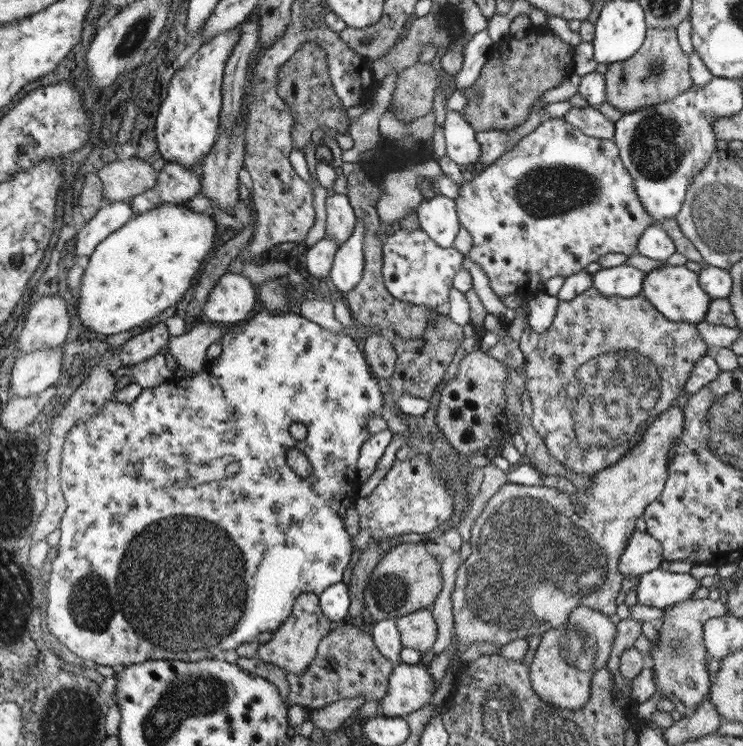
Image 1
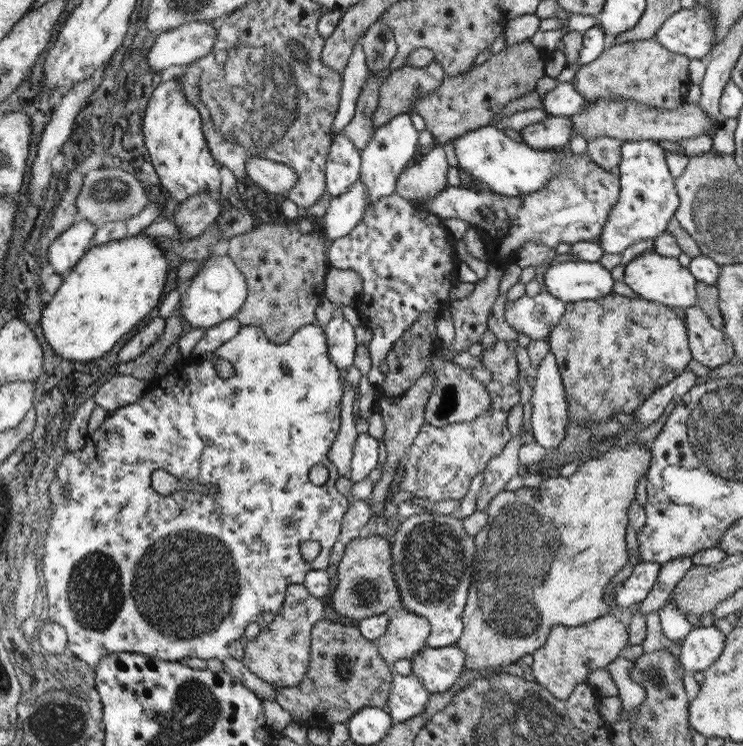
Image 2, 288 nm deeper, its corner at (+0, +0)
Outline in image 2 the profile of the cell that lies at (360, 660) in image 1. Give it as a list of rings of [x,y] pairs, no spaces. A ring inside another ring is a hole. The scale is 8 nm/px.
[[[321,620],[311,634],[311,658],[305,678],[295,690],[279,688],[279,706],[289,712],[293,724],[305,724],[307,728],[331,724],[347,724],[359,710],[377,708],[387,710],[391,704],[393,666],[381,656],[379,646],[363,638],[357,626],[345,626],[339,622]]]

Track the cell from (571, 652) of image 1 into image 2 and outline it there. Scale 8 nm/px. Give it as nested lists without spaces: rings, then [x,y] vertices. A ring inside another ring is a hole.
[[[611,614],[577,628],[553,626],[545,644],[533,652],[531,674],[535,676],[535,682],[541,688],[547,688],[547,692],[555,696],[555,700],[567,700],[581,682],[587,682],[587,674],[597,668],[607,668],[611,662],[615,662],[623,654],[625,644],[625,626]]]

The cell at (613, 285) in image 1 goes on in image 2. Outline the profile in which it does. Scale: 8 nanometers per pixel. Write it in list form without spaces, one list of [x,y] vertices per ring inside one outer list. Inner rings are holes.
[[[563,262],[543,276],[547,294],[567,302],[597,300],[613,294],[615,280],[601,262]]]

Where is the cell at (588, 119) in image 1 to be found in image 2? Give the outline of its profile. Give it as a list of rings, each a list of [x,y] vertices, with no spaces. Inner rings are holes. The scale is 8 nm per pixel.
[[[547,114],[543,122],[525,126],[521,130],[523,144],[533,150],[549,150],[551,146],[567,146],[573,136],[573,122],[569,116]]]

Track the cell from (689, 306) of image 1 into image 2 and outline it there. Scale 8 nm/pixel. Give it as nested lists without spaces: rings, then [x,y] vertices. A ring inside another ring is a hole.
[[[657,252],[643,254],[639,258],[633,258],[629,264],[625,264],[625,284],[641,296],[641,300],[649,300],[661,306],[673,306],[677,310],[687,310],[697,304],[697,282],[693,276],[679,266],[675,258],[663,258]]]

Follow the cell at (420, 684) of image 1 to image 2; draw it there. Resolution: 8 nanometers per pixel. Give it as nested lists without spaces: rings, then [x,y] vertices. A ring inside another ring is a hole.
[[[455,644],[445,648],[425,646],[411,658],[415,676],[427,694],[447,692],[465,670],[465,654]]]

